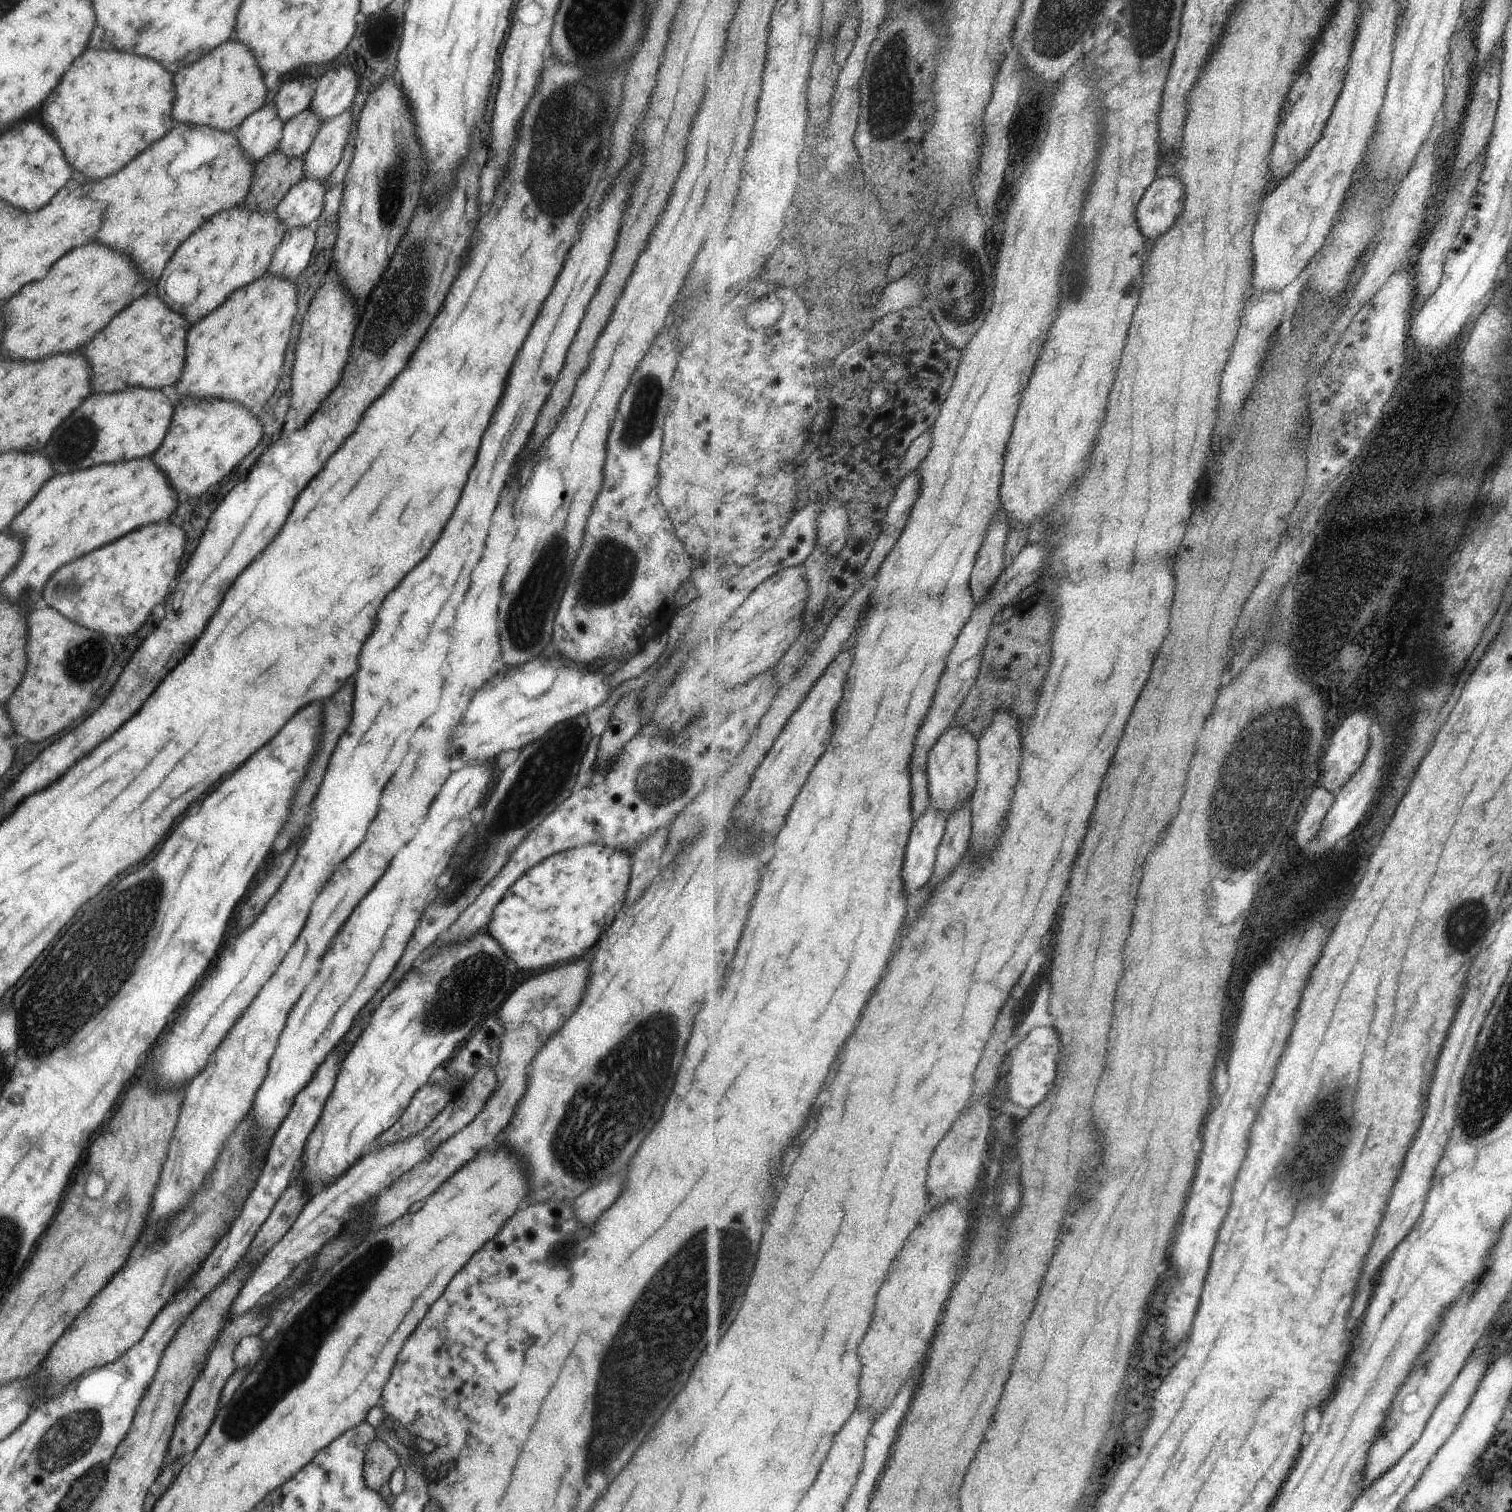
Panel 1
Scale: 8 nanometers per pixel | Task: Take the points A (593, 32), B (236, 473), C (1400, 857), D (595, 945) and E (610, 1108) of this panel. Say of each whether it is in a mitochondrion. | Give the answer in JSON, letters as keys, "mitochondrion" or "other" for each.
{"A":"mitochondrion","B":"other","C":"other","D":"other","E":"mitochondrion"}

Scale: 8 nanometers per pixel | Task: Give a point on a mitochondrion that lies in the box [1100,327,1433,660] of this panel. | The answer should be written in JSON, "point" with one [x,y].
{"point":[1279,620]}

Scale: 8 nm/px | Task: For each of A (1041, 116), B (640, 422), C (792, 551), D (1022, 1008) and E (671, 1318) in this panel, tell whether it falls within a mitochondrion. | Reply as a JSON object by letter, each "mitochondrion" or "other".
{"A":"other","B":"mitochondrion","C":"other","D":"other","E":"mitochondrion"}

